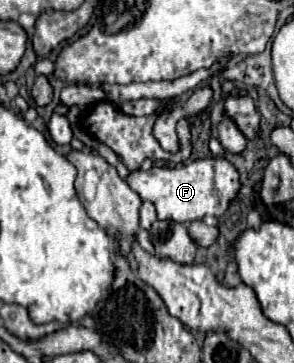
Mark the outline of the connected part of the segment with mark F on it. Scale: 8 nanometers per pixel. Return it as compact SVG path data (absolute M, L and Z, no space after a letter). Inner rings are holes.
M206 157L180 167L152 167L150 171L132 171L126 183L142 197L156 205L160 219L192 223L208 215L220 217L228 211L240 191L240 173L224 157Z

